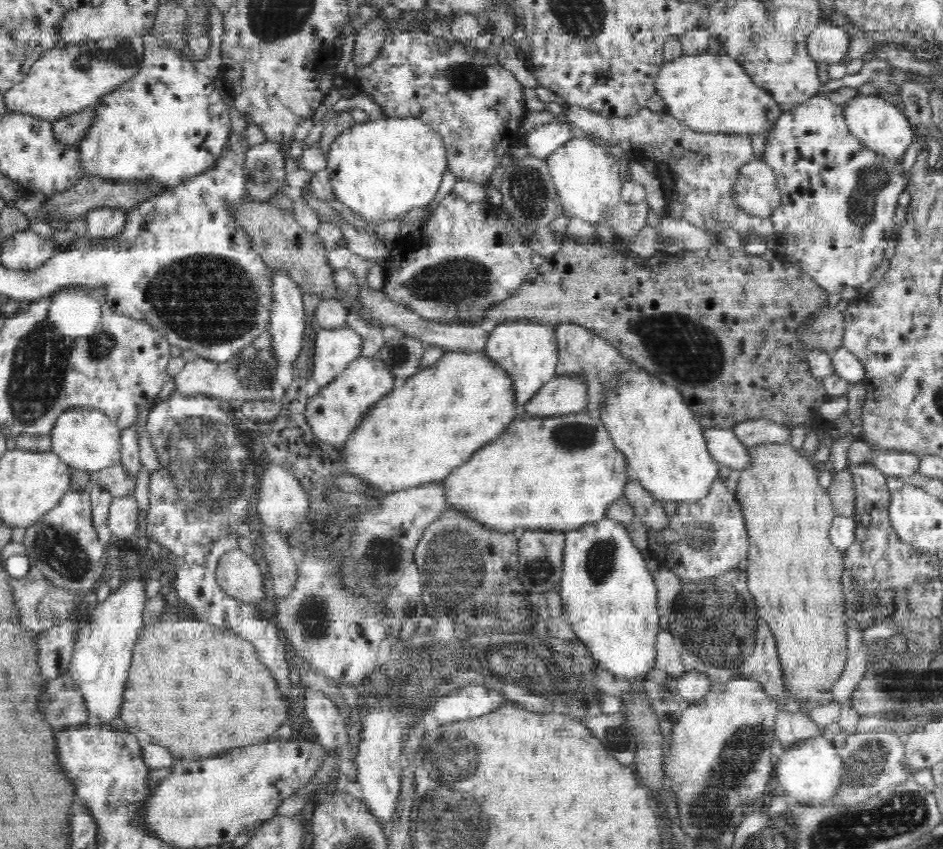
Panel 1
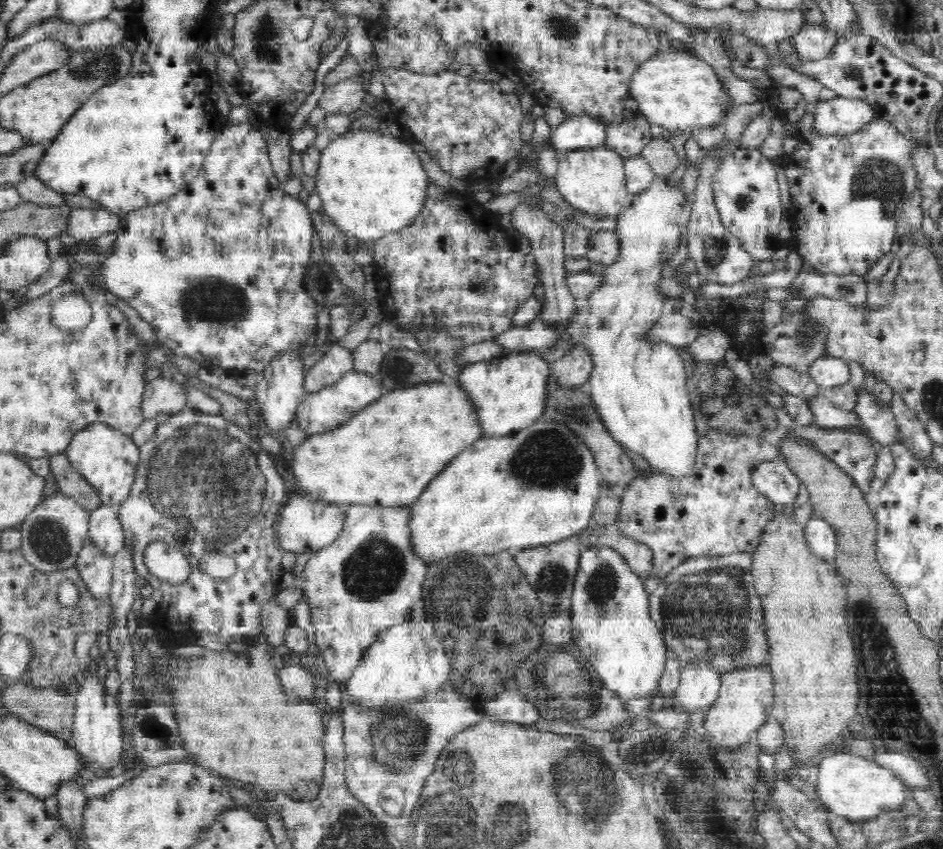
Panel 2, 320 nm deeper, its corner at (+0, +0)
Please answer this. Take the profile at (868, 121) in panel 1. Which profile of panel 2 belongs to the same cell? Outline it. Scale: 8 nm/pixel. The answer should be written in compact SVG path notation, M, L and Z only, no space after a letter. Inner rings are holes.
M844 96L821 101L814 114L813 126L824 134L852 134L878 119L877 110L870 103Z

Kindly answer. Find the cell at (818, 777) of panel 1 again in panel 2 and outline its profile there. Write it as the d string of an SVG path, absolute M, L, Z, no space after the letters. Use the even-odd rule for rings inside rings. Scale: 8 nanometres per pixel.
M833 749L831 752L825 752L812 770L812 776L815 798L832 817L844 816L849 820L861 819L862 822L867 822L868 818L898 810L909 796L908 788L890 771L878 767L874 761L852 755L846 750Z

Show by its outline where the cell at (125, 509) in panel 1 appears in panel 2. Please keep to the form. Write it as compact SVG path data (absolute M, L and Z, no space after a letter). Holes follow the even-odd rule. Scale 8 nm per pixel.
M102 503L90 512L89 538L108 554L116 554L125 542L125 528L117 507Z

